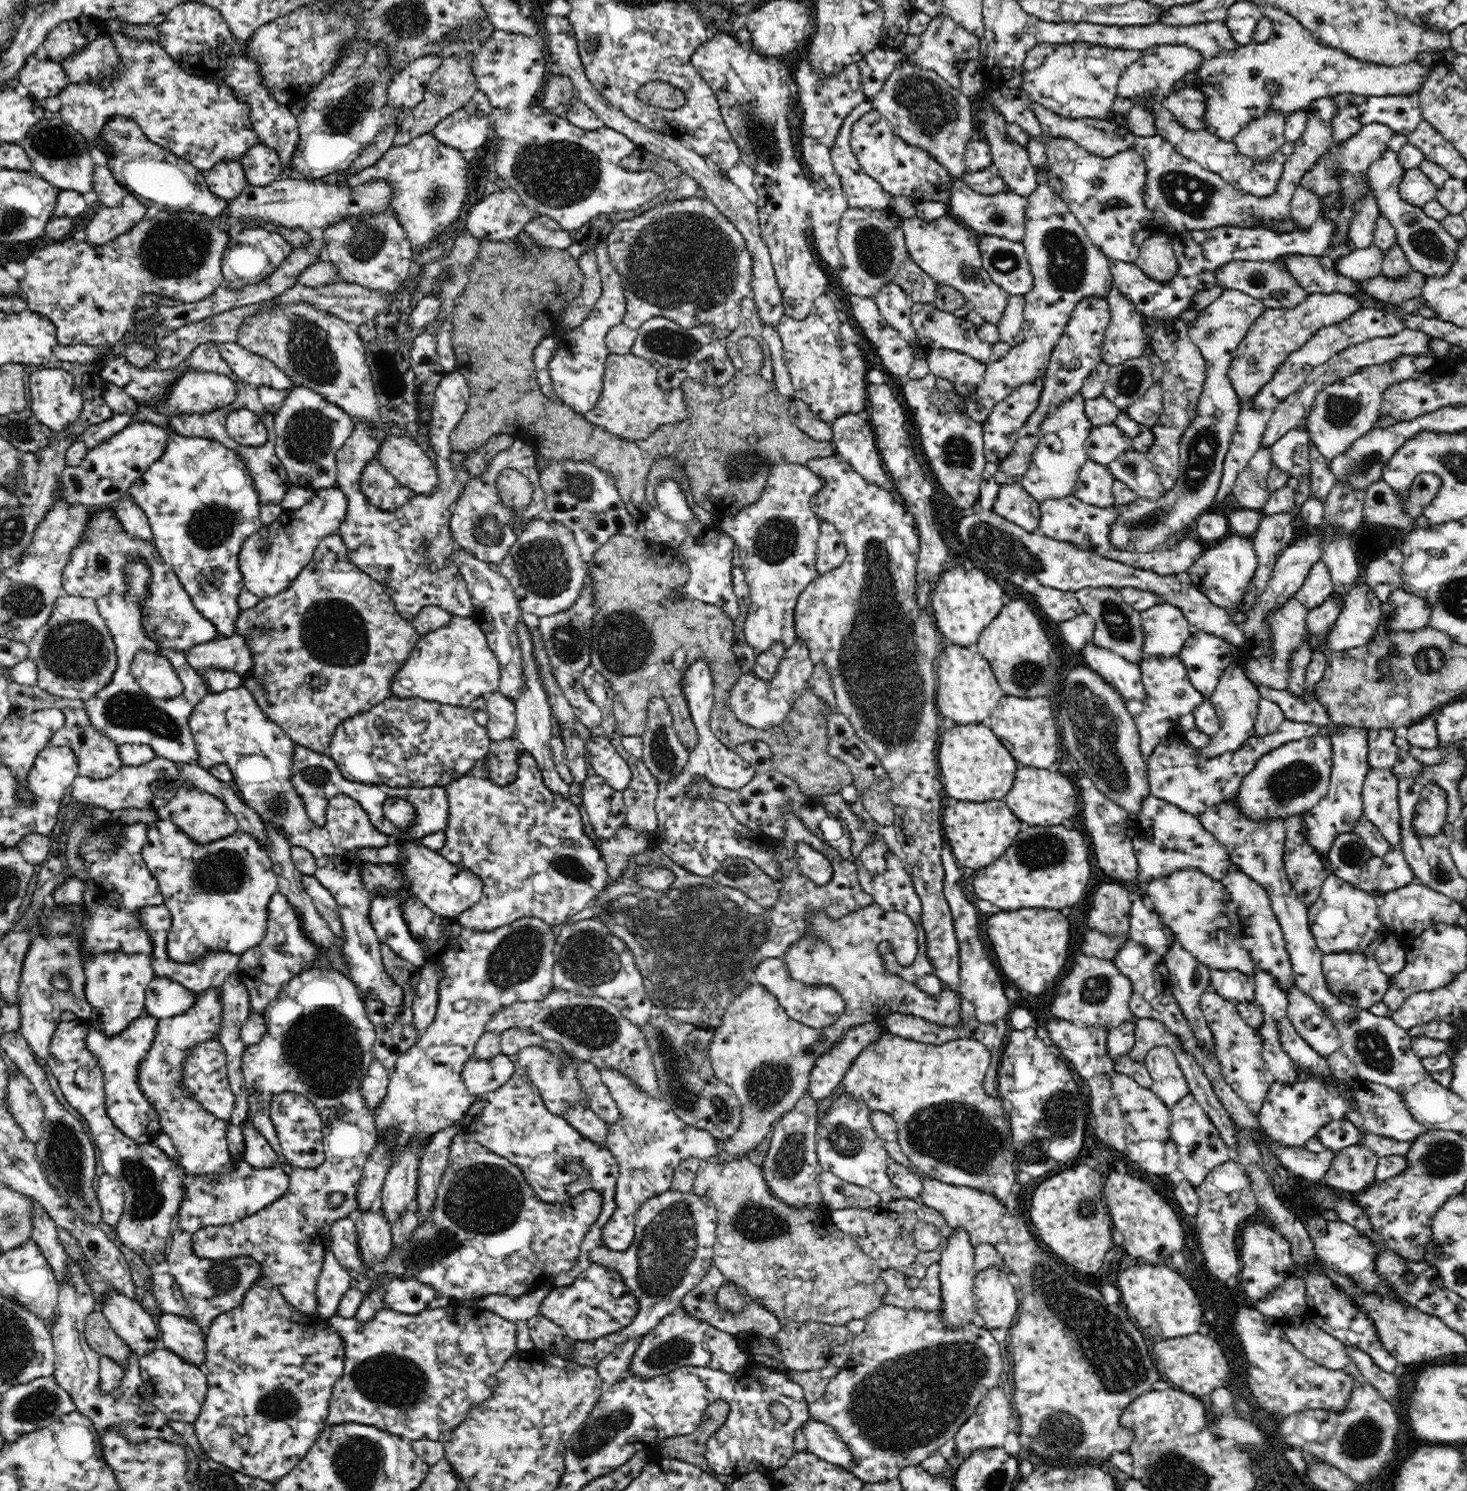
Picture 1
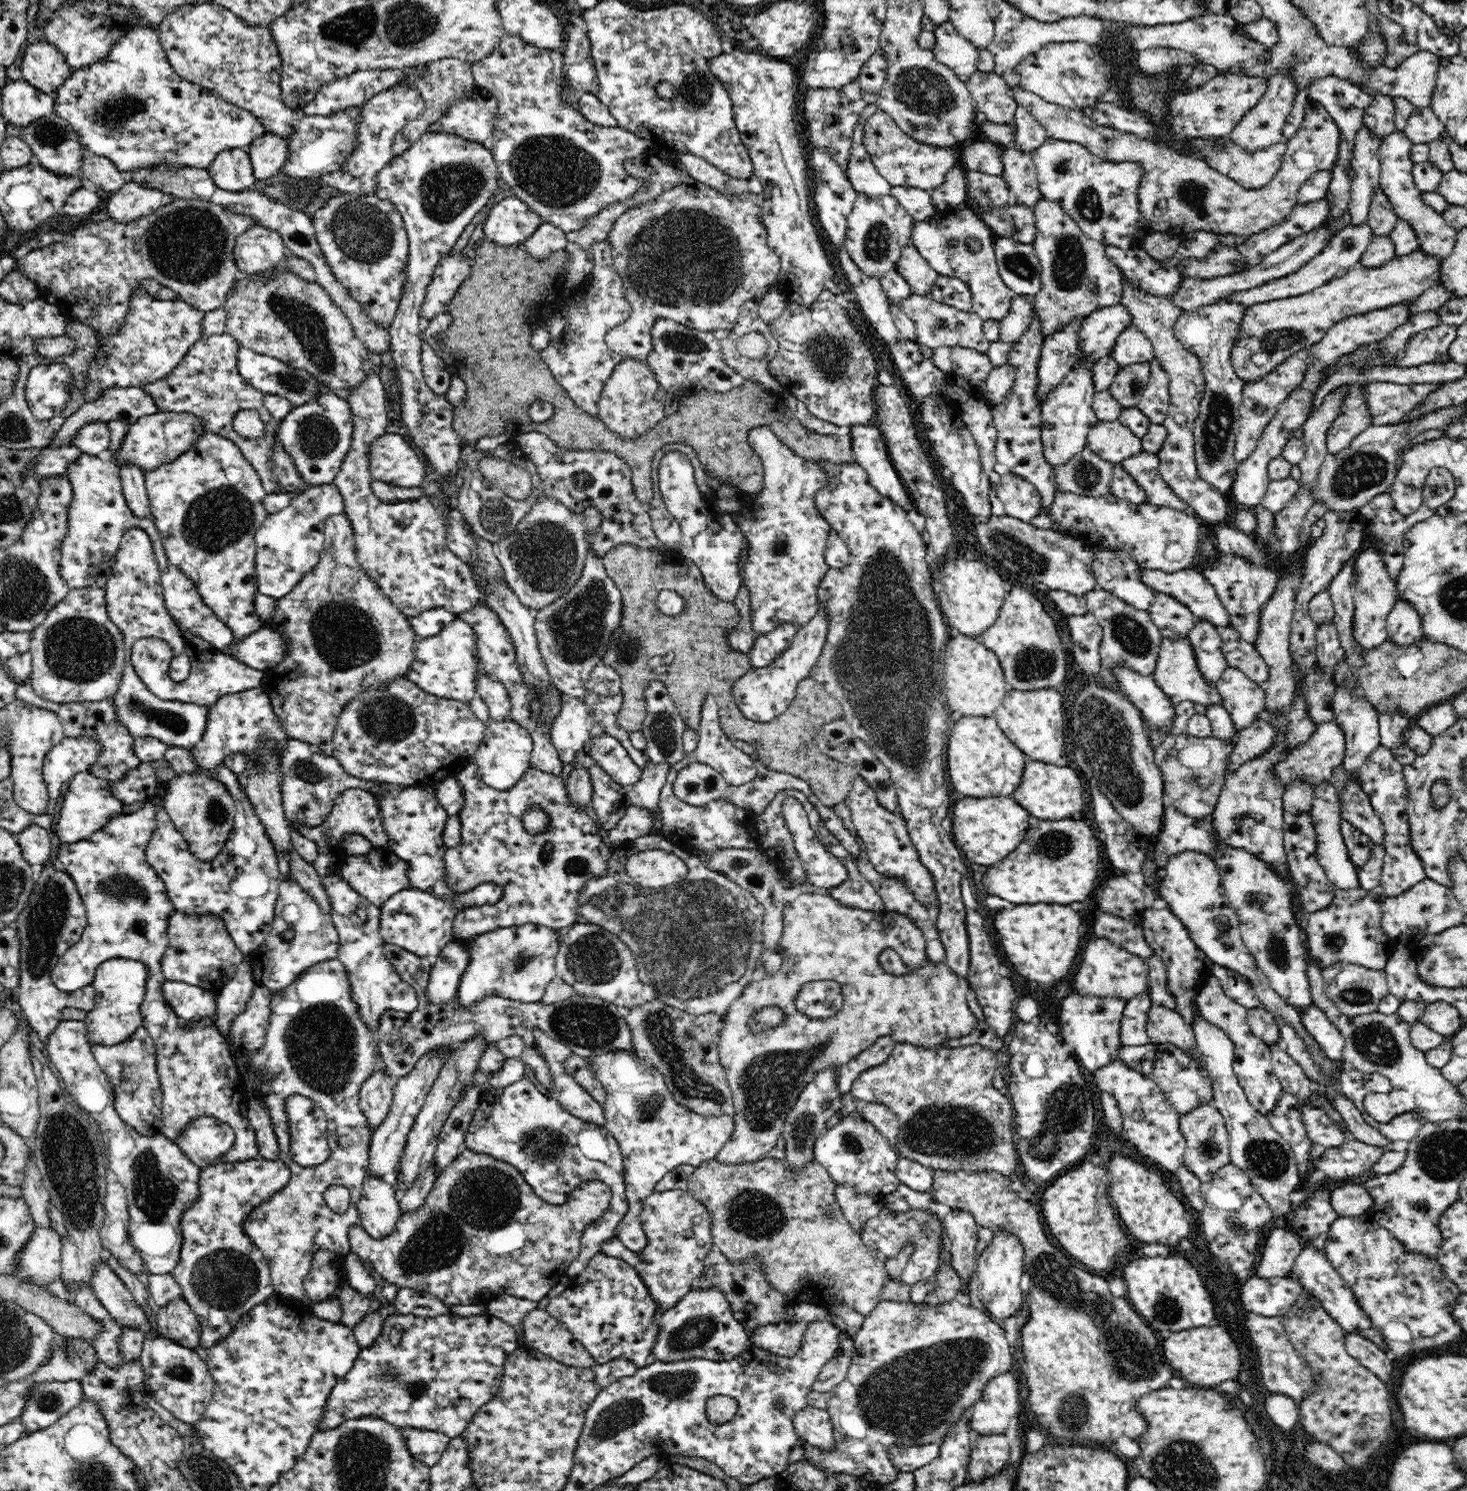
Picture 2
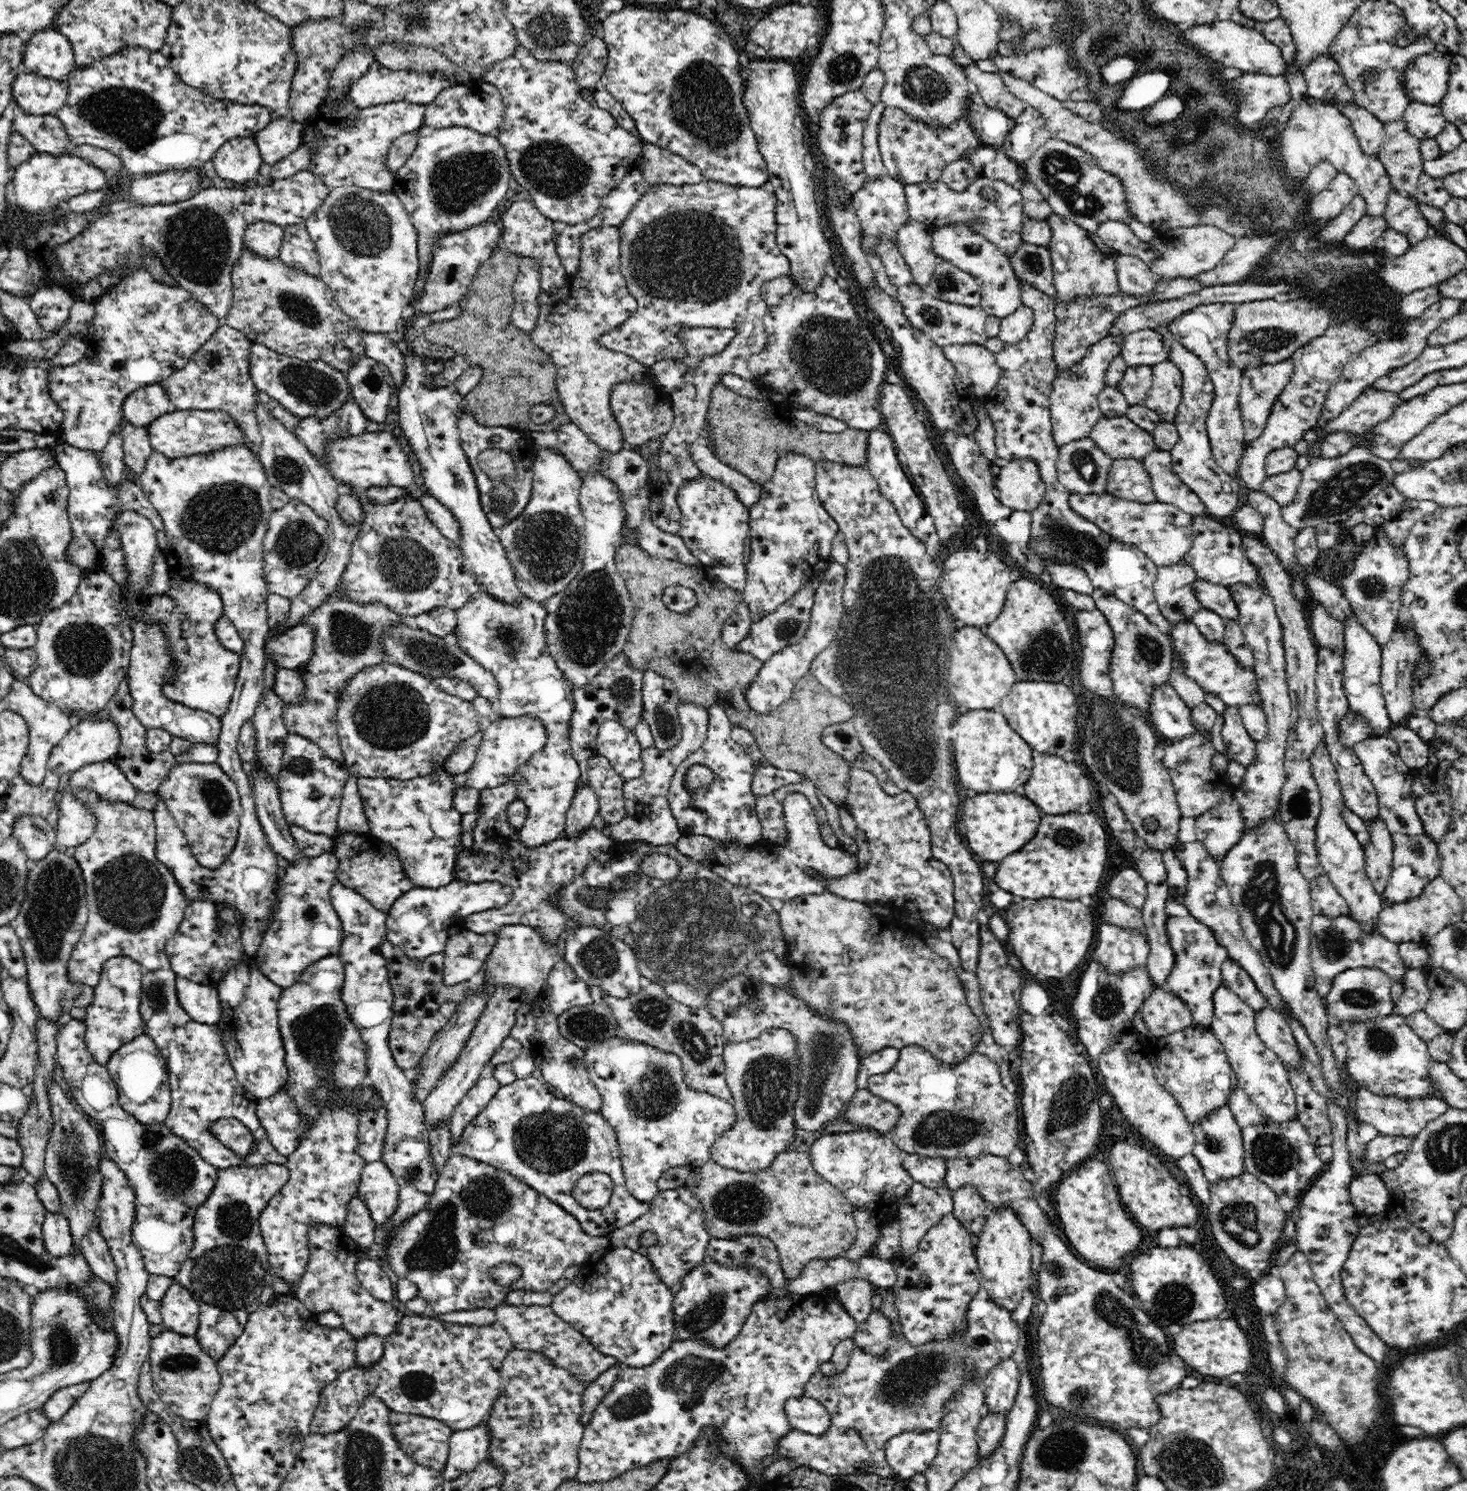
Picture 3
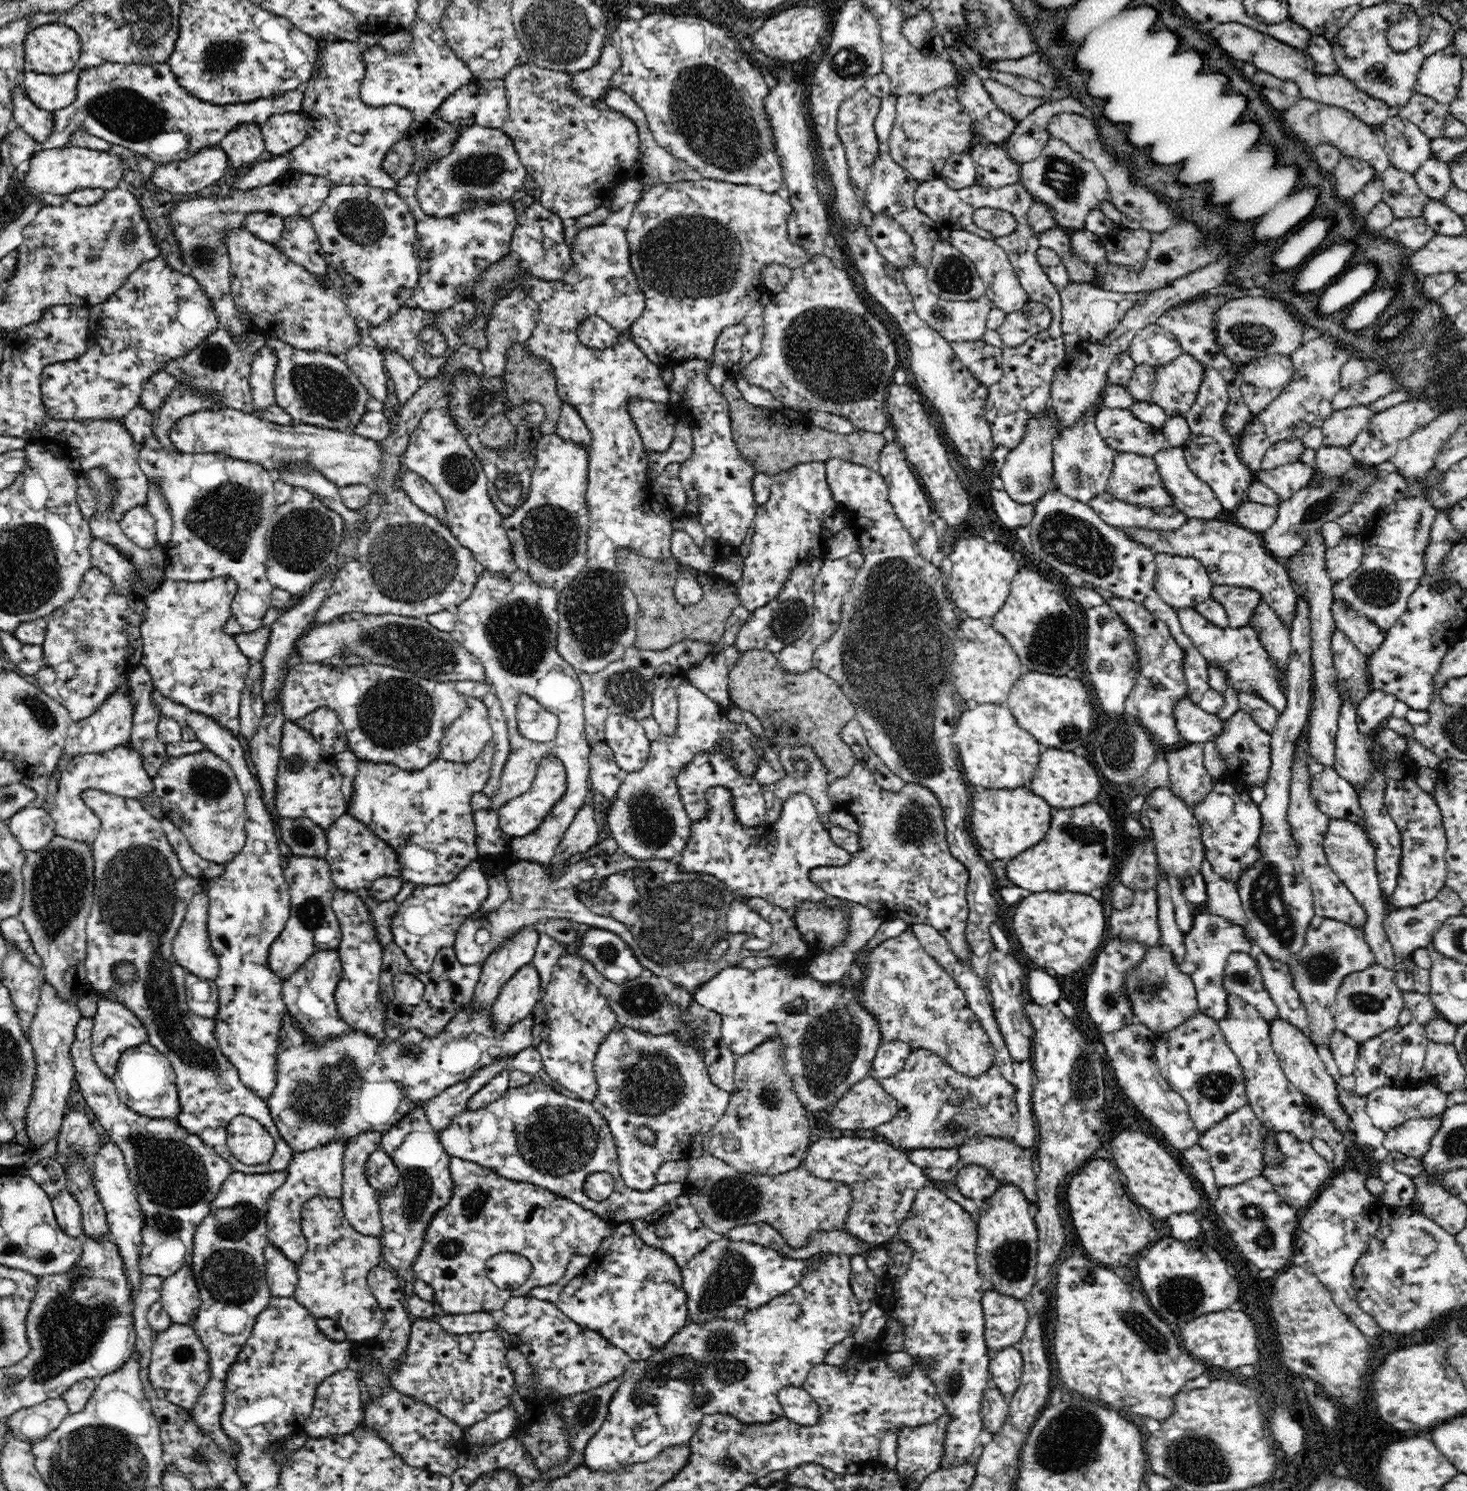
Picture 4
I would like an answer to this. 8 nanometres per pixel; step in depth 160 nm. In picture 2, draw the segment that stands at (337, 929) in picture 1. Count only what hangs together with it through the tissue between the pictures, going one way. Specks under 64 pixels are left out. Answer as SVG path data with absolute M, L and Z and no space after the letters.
M294 848L288 850L291 877L308 893L315 897L319 907L328 914L332 913L332 905L328 899L328 893L324 890L320 875L316 873L312 863L302 859L302 856Z

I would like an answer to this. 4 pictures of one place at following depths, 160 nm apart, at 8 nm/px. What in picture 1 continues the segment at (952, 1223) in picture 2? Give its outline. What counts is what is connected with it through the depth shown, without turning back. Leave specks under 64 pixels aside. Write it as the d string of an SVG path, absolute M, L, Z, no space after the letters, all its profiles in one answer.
M956 1228L953 1230L952 1237L948 1240L948 1245L941 1254L939 1260L940 1265L940 1294L942 1296L943 1320L951 1328L960 1328L961 1325L974 1322L977 1316L977 1308L975 1305L975 1284L977 1272L974 1270L974 1247L972 1240L968 1237L968 1233L964 1228Z

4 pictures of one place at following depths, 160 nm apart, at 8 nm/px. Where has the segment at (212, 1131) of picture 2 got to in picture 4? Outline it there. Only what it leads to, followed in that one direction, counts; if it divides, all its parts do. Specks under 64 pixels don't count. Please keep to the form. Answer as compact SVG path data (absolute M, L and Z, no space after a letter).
M236 1115L227 1124L227 1147L243 1165L264 1165L271 1160L275 1142L260 1121Z

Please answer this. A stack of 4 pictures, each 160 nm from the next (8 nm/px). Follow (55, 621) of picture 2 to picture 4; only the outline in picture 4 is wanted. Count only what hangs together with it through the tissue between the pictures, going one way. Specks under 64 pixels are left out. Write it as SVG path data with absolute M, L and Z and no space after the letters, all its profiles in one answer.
M89 568L73 598L46 617L46 634L41 644L43 667L33 677L38 681L38 688L68 709L72 722L92 716L106 702L108 696L124 686L128 673L136 665L140 665L143 658L139 626L146 614L146 604L135 592L126 596L120 595L112 586L112 579L99 568Z

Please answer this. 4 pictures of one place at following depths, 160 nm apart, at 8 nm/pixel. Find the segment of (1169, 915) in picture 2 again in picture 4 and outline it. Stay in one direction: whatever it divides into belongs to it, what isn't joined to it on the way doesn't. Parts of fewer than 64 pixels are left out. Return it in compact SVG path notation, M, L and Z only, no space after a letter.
M1200 913L1194 917L1192 928L1183 936L1183 941L1186 954L1178 967L1194 983L1198 1012L1218 1022L1228 1018L1228 992L1223 985L1225 963L1234 952L1253 955L1257 952L1257 945L1247 934L1246 925L1232 924L1227 918L1212 913Z

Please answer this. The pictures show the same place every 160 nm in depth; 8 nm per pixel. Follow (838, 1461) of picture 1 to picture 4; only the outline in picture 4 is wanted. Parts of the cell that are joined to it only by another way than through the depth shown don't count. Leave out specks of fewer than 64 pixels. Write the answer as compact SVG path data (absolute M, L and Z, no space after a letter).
M786 1386L786 1388L780 1388L778 1400L782 1405L783 1414L793 1420L794 1425L810 1427L820 1420L818 1403L803 1387Z

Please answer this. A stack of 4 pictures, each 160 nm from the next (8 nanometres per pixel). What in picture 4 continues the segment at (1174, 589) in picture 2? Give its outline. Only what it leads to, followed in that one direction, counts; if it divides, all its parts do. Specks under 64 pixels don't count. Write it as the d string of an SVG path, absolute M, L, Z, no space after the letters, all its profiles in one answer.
M1214 585L1211 597L1226 610L1230 628L1242 628L1249 624L1252 613L1264 602L1263 596L1254 588L1239 585Z

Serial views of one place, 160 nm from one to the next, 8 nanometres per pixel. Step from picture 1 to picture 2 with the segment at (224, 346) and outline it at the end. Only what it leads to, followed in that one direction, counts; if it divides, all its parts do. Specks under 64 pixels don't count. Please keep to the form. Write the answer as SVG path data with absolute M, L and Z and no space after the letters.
M244 346L238 349L237 356L237 369L240 376L244 378L255 390L258 390L265 395L278 395L283 399L288 399L292 406L299 407L301 404L314 402L319 398L320 394L329 392L328 385L320 382L319 378L312 376L307 369L296 368L290 364L286 364L276 357L266 356L254 352L251 348Z

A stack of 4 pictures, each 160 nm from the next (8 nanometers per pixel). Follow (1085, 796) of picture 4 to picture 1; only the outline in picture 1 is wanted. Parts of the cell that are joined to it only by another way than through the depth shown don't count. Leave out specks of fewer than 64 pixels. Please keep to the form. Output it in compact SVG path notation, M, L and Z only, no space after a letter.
M1020 765L1015 774L1012 790L1005 797L1006 805L1021 822L1032 826L1060 825L1064 818L1076 814L1076 786L1060 772L1049 772L1042 768Z

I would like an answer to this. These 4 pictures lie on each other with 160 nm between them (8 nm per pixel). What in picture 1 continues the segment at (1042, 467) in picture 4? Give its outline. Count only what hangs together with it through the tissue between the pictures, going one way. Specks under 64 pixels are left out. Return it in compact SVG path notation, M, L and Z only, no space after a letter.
M1018 481L1012 484L1000 484L992 510L998 516L1002 516L1019 525L1026 532L1032 533L1039 526L1039 503L1023 489Z

